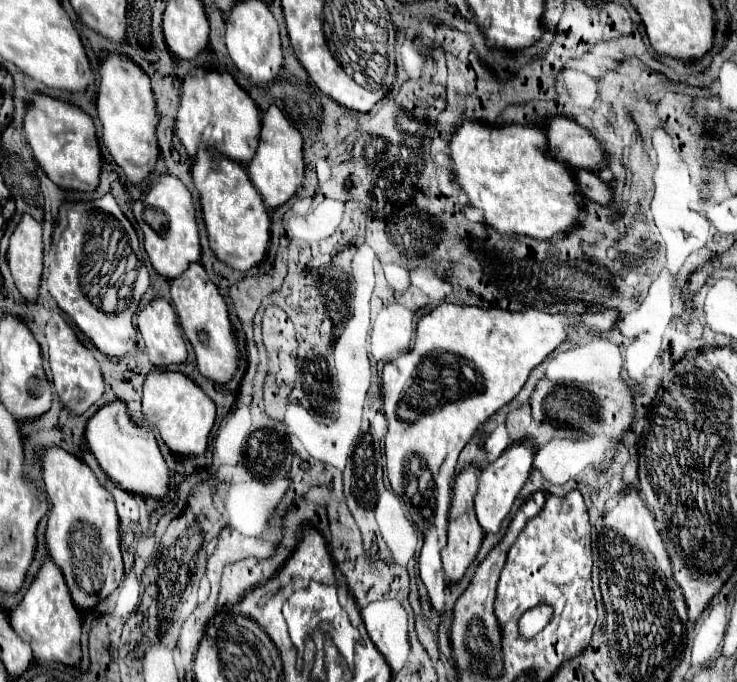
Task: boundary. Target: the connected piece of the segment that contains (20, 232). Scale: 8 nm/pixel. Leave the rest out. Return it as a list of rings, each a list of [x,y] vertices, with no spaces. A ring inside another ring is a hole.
[[[23,215],[15,227],[9,239],[7,263],[19,293],[29,303],[37,303],[43,273],[43,239],[41,225],[31,215]]]

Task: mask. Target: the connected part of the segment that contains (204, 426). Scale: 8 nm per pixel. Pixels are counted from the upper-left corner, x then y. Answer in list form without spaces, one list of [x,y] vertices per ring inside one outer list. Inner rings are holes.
[[[151,371],[147,375],[143,387],[143,415],[175,455],[197,457],[207,451],[209,431],[215,423],[215,403],[183,373]]]

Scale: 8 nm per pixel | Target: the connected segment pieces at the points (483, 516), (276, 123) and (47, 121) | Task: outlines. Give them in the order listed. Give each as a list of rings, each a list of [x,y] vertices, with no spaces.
[[[513,443],[503,451],[503,455],[499,459],[489,463],[481,471],[479,489],[475,495],[475,515],[477,515],[477,521],[485,533],[497,533],[499,531],[499,525],[507,517],[507,513],[513,505],[513,499],[517,497],[517,493],[521,491],[521,487],[525,485],[525,481],[529,477],[529,471],[533,469],[533,465],[531,465],[533,455],[535,455],[533,447],[527,447],[523,443]]]
[[[271,105],[265,113],[263,113],[263,121],[261,121],[261,141],[259,141],[259,149],[253,157],[253,161],[247,165],[247,173],[251,183],[255,185],[255,189],[261,193],[265,205],[269,209],[275,209],[283,203],[287,203],[297,189],[303,183],[303,137],[301,133],[289,125],[289,121],[285,119],[285,115]]]
[[[35,95],[25,115],[25,135],[35,159],[57,187],[73,191],[97,189],[101,173],[101,149],[97,143],[93,119],[79,107],[47,95]]]

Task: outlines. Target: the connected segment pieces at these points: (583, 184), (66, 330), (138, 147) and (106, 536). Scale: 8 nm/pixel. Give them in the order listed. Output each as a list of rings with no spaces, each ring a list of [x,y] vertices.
[[[577,171],[577,183],[579,191],[589,199],[599,205],[609,205],[613,199],[613,189],[611,185],[603,183],[595,173],[591,171]]]
[[[61,313],[51,315],[45,327],[45,337],[49,343],[49,365],[51,365],[53,385],[59,395],[59,401],[63,403],[65,409],[69,409],[71,415],[83,415],[103,395],[103,377],[101,377],[99,363],[93,357],[93,353],[79,343],[75,331],[61,317]]]
[[[107,55],[99,67],[97,111],[103,123],[105,147],[109,149],[113,161],[123,169],[127,181],[139,185],[149,173],[155,171],[155,163],[159,159],[159,145],[155,137],[155,125],[159,119],[149,75],[127,57]]]
[[[61,447],[45,449],[41,455],[41,467],[45,493],[51,503],[45,533],[49,555],[65,575],[73,603],[83,611],[91,611],[115,591],[123,577],[119,517],[113,495],[97,481],[85,461],[63,451]]]

